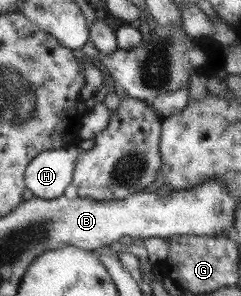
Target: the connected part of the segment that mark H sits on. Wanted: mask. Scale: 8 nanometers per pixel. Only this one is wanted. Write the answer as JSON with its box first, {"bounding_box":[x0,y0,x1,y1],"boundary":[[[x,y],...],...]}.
{"bounding_box":[24,146,77,200],"boundary":[[[69,146],[37,153],[24,172],[24,183],[33,197],[53,200],[64,194],[71,184],[77,146]]]}

